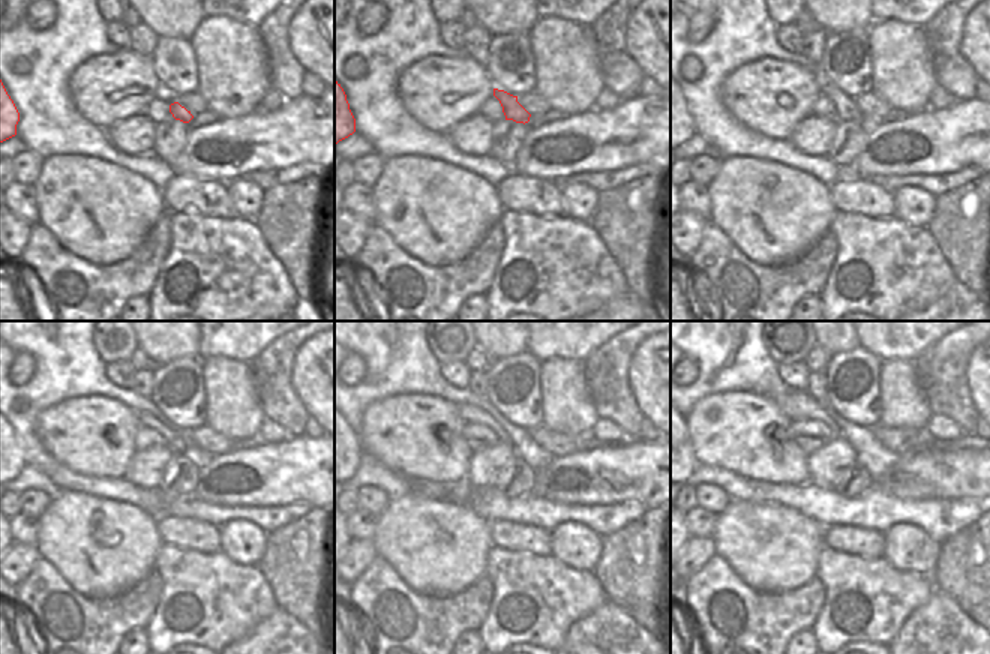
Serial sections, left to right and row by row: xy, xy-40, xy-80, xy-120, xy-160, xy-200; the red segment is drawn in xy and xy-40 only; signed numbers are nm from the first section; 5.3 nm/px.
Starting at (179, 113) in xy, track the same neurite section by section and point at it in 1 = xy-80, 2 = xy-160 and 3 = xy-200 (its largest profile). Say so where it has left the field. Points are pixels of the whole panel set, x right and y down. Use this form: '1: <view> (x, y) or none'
1: xy-80 (846, 108)
2: xy-160 (471, 414)
3: xy-200 (798, 405)

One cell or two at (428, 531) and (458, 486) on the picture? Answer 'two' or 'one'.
two

